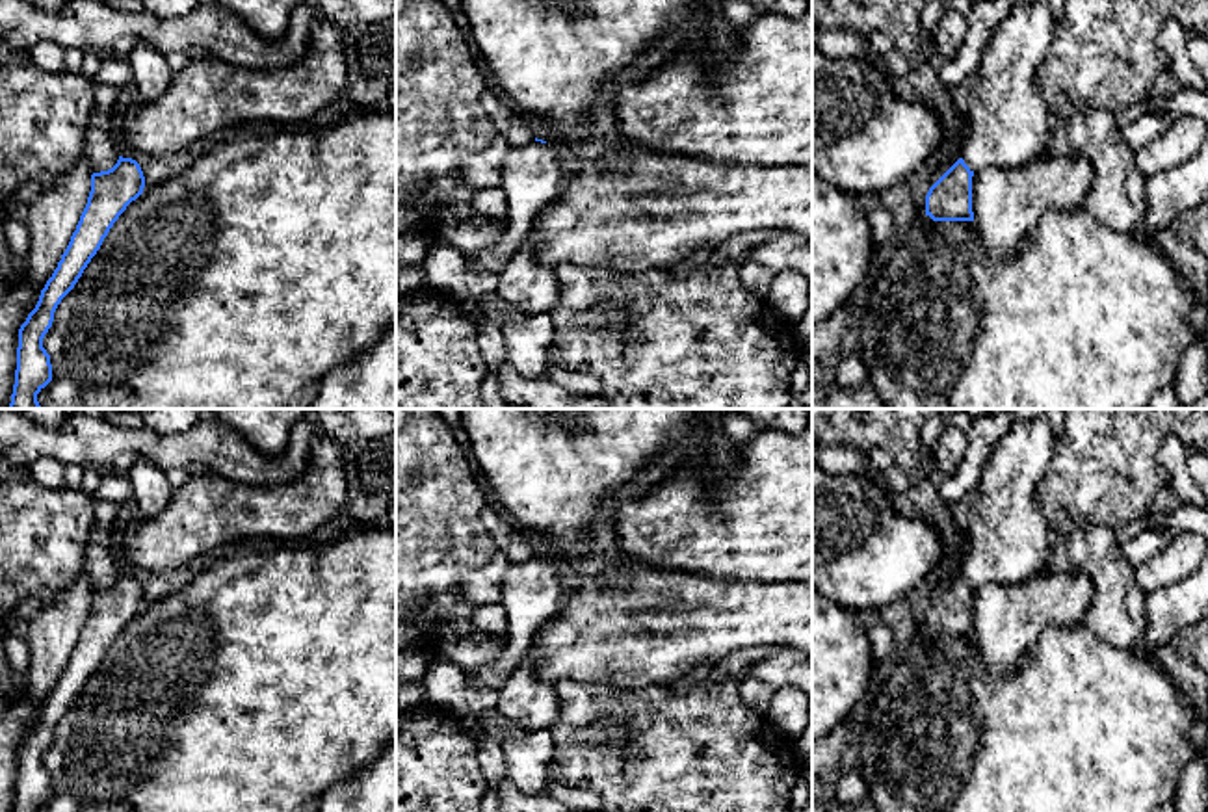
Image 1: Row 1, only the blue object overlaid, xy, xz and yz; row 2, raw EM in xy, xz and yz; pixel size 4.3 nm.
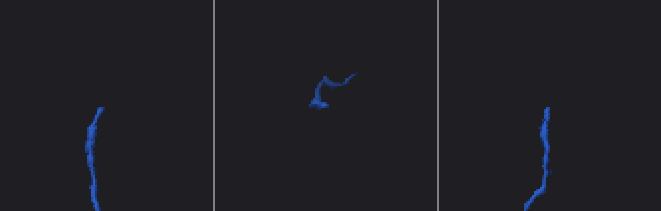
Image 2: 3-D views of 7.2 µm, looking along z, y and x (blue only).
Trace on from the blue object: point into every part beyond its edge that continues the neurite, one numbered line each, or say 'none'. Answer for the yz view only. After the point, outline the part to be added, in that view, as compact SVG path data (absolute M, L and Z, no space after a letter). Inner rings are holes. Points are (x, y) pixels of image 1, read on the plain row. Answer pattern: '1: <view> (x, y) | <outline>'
1: yz (1010, 541) | M1035 416L1017 418L992 448L978 479L979 502L968 517L970 550L963 561L963 576L970 587L1017 585L1052 570L1052 528L1037 502L1037 485L1052 461L1054 444L1048 418Z

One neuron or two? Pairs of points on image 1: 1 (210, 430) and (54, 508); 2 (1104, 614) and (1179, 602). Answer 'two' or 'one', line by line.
1: two
2: two

